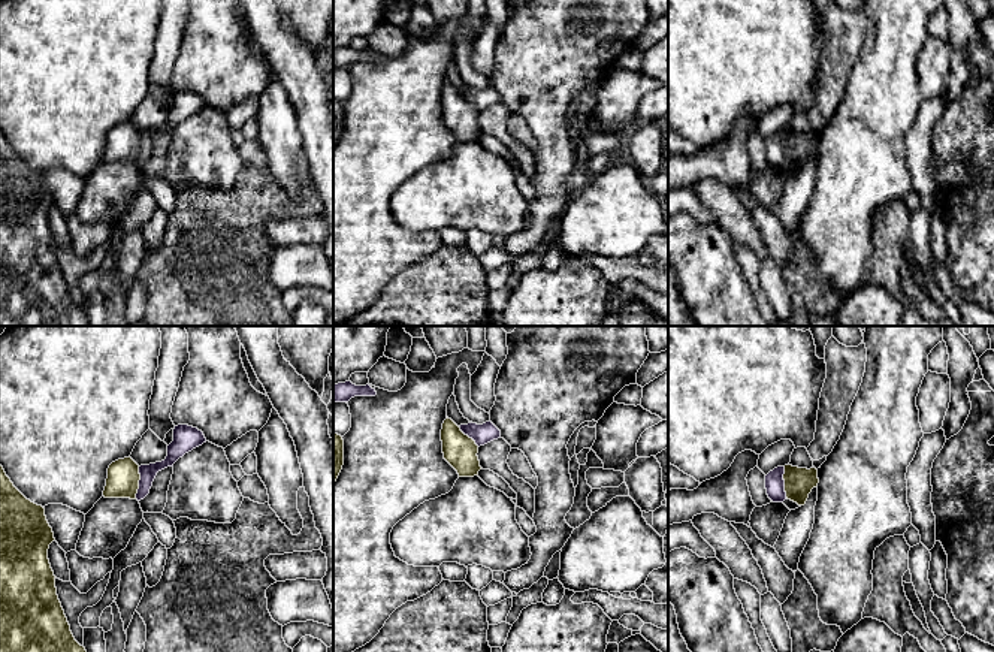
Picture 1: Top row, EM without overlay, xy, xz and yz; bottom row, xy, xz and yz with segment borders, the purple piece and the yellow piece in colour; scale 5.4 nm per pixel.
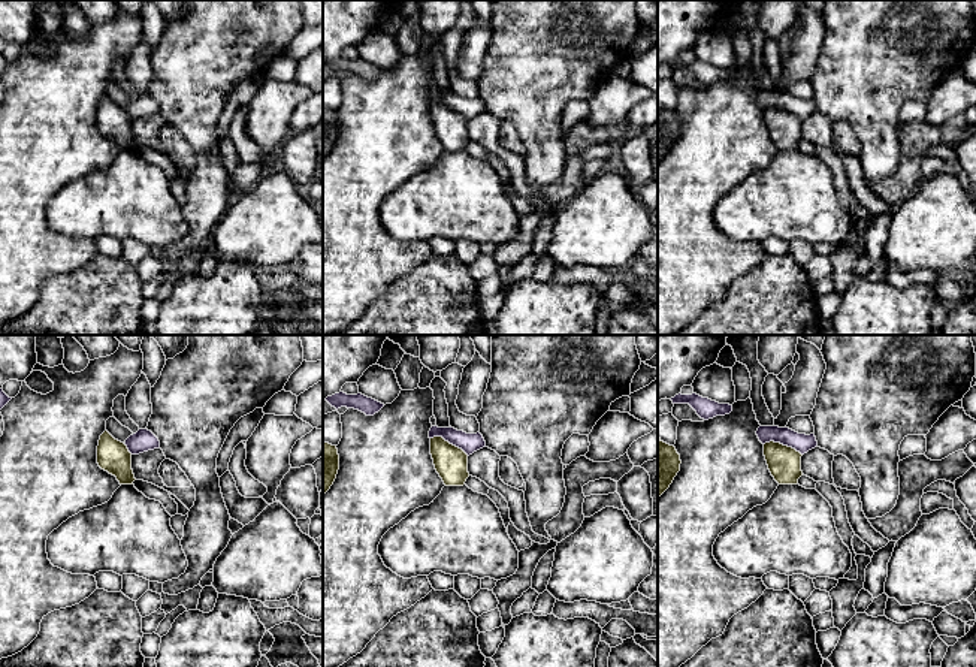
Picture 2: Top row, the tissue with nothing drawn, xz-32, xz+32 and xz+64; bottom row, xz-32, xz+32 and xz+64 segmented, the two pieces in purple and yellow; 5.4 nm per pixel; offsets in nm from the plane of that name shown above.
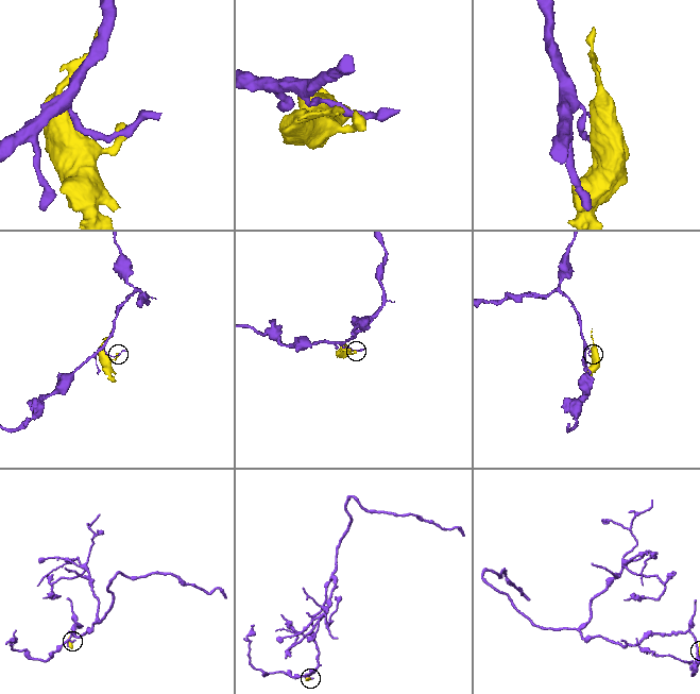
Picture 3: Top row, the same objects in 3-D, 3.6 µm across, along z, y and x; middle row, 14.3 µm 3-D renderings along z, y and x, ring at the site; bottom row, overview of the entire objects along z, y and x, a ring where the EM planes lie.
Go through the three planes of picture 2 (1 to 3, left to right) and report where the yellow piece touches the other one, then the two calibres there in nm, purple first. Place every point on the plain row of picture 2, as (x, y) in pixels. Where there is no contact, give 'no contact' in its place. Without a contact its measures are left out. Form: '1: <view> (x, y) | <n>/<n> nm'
1: xz-32 (127, 112) | 120/170 nm
2: xz+32 (450, 108) | 110/180 nm
3: xz+64 (783, 109) | 100/180 nm

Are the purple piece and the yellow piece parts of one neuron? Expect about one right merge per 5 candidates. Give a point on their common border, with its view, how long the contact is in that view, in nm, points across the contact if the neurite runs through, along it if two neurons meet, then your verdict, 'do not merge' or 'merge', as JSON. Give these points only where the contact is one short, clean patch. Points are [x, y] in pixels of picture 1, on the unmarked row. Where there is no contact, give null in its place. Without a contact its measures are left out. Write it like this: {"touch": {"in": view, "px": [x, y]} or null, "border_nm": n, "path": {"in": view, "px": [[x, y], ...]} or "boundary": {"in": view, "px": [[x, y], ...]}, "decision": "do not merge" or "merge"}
{"touch": {"in": "xy", "px": [139, 148]}, "border_nm": 180, "boundary": {"in": "xy", "px": [[139, 132], [139, 153], [135, 163]]}, "decision": "do not merge"}

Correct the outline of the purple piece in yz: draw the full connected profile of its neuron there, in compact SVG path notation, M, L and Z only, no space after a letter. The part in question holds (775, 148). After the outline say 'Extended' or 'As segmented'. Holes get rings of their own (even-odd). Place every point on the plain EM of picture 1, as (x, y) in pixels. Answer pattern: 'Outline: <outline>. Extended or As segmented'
Outline: M777 132L765 141L767 160L773 167L783 167L786 164L783 139L785 132Z. As segmented

